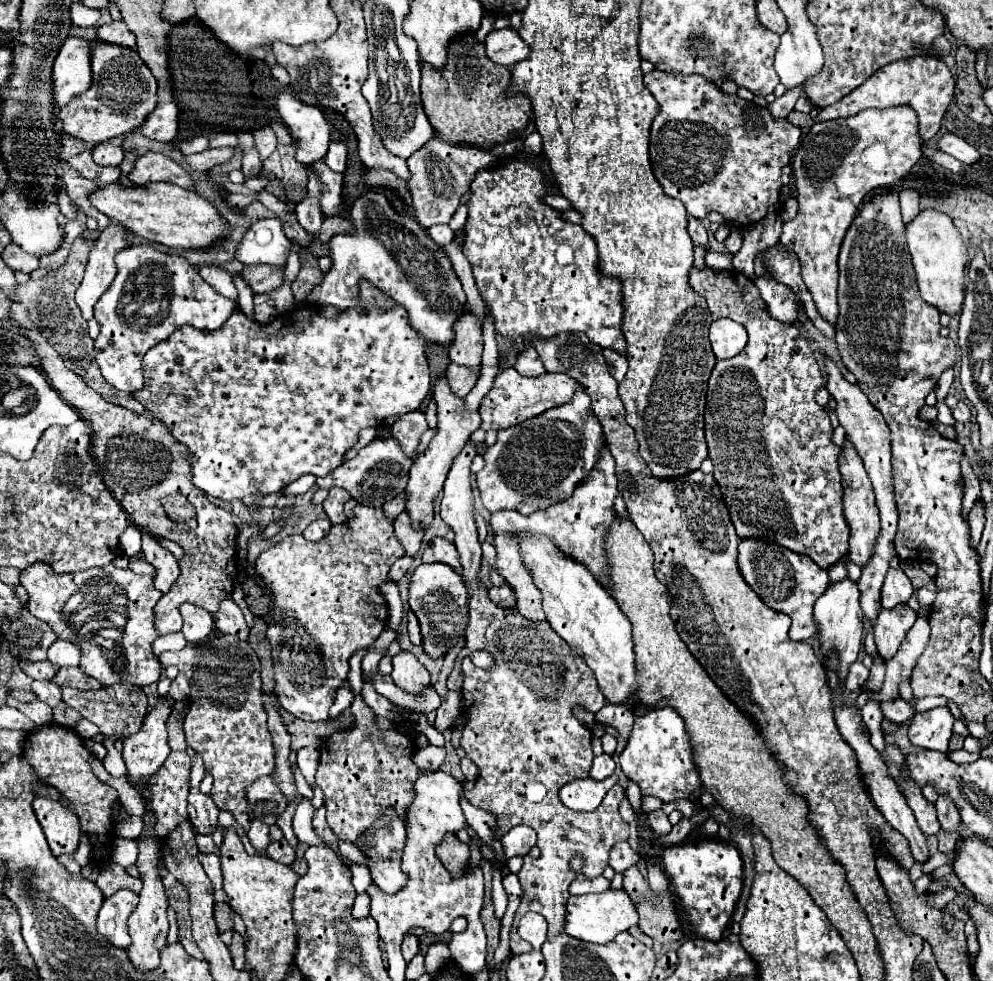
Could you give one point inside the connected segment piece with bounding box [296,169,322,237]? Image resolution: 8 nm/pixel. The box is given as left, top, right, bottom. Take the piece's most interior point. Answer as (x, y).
(308, 212)

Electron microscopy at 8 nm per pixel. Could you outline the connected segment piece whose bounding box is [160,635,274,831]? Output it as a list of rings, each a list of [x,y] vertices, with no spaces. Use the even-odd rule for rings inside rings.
[[[218,635],[210,637],[196,645],[186,645],[176,653],[162,653],[162,665],[174,663],[180,673],[184,673],[190,681],[190,711],[184,719],[186,743],[196,753],[204,757],[206,773],[212,775],[212,791],[210,797],[220,811],[230,811],[234,819],[248,831],[248,813],[244,805],[244,789],[256,781],[256,777],[270,775],[274,769],[274,745],[266,725],[266,711],[262,703],[262,681],[260,681],[260,661],[248,641],[240,641],[234,635]]]

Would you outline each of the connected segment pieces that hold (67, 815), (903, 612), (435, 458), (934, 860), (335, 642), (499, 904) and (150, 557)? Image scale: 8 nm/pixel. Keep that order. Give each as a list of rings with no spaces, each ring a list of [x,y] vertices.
[[[36,797],[32,807],[34,807],[36,819],[46,835],[46,841],[48,841],[52,853],[56,857],[74,853],[80,843],[78,817],[68,807],[64,807],[58,801],[52,801],[52,799]]]
[[[904,603],[896,605],[896,609],[882,609],[874,621],[874,643],[882,659],[892,659],[900,641],[914,625],[916,613]]]
[[[446,377],[436,379],[436,383],[432,387],[432,397],[436,401],[436,417],[438,417],[436,435],[432,437],[426,453],[422,453],[414,459],[414,465],[410,469],[410,479],[408,479],[408,485],[406,485],[406,493],[408,493],[406,511],[412,517],[412,523],[416,525],[416,529],[420,529],[420,527],[428,529],[428,525],[432,523],[432,519],[434,519],[432,501],[434,501],[436,493],[442,491],[444,477],[448,475],[448,469],[452,467],[454,457],[464,449],[470,435],[480,427],[478,411],[468,411],[464,407],[464,399],[460,399],[458,395],[452,393]]]
[[[957,846],[951,852],[950,856],[946,856],[941,852],[936,852],[930,859],[923,865],[923,873],[932,873],[938,867],[945,865],[948,862],[953,862],[956,857]]]
[[[364,505],[354,507],[354,517],[334,525],[324,541],[312,543],[302,535],[288,535],[256,561],[256,575],[272,595],[270,623],[266,637],[272,645],[276,697],[280,705],[302,721],[324,721],[328,709],[336,699],[336,691],[344,685],[350,671],[350,657],[370,647],[388,621],[388,603],[380,593],[380,585],[390,581],[390,567],[406,551],[394,535],[394,519],[386,517],[382,509]]]
[[[494,869],[494,881],[492,881],[492,905],[494,905],[494,915],[502,919],[506,911],[506,891],[502,887],[502,871]]]
[[[142,533],[142,553],[144,553],[144,559],[156,569],[154,587],[160,589],[162,593],[168,593],[180,575],[178,559],[168,549],[164,549],[158,543],[158,539],[146,533]]]

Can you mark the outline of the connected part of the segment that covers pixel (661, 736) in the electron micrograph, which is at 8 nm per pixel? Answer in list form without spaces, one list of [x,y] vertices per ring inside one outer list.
[[[670,707],[648,711],[646,715],[636,717],[628,747],[622,751],[618,761],[624,775],[638,783],[642,795],[652,795],[666,803],[688,797],[690,791],[702,785],[690,755],[690,737],[684,731],[684,721]]]

